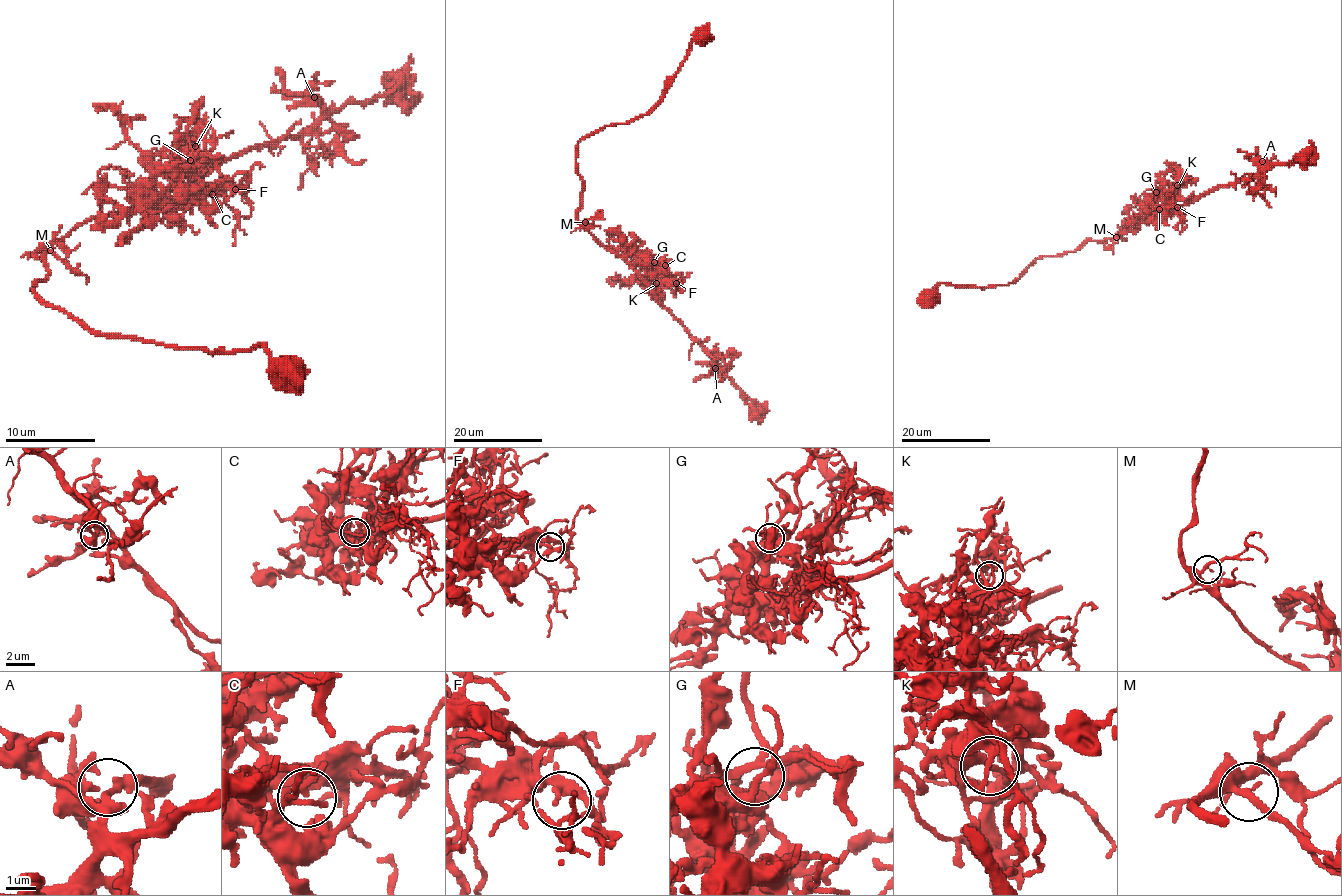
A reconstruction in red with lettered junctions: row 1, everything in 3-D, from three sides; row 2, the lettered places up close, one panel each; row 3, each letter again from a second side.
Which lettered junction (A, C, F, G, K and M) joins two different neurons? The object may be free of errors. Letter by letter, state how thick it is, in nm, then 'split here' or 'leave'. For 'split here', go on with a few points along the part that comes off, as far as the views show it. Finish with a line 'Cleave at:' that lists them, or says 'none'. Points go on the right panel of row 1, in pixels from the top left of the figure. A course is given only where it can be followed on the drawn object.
A: 240 nm | leave
C: 170 nm | leave
F: 190 nm | leave
G: 240 nm | leave
K: 240 nm | split here | (1177, 185), (1181, 178), (1188, 180), (1185, 185), (1173, 189), (1175, 164)
M: 300 nm | leave
Cleave at: K

